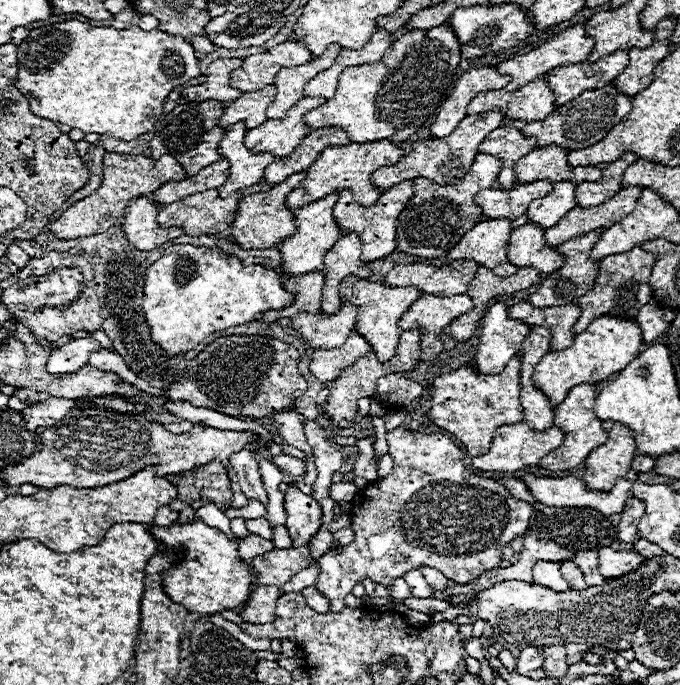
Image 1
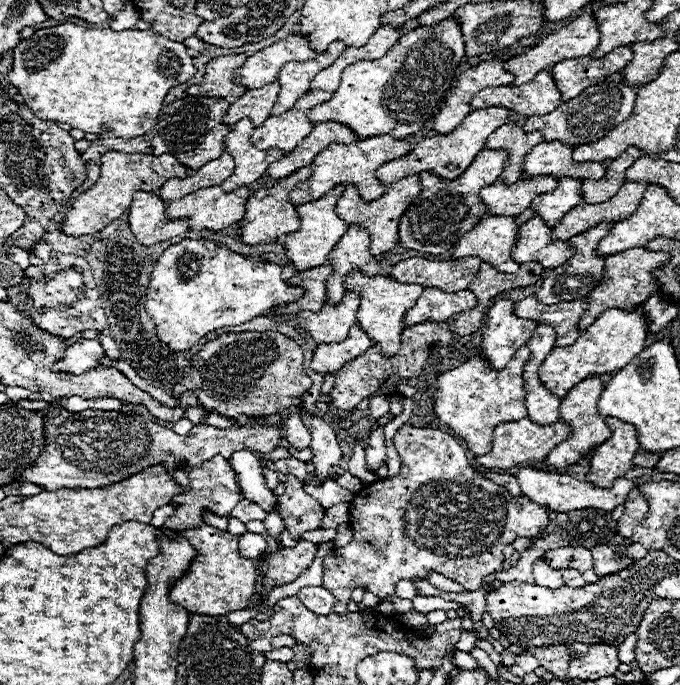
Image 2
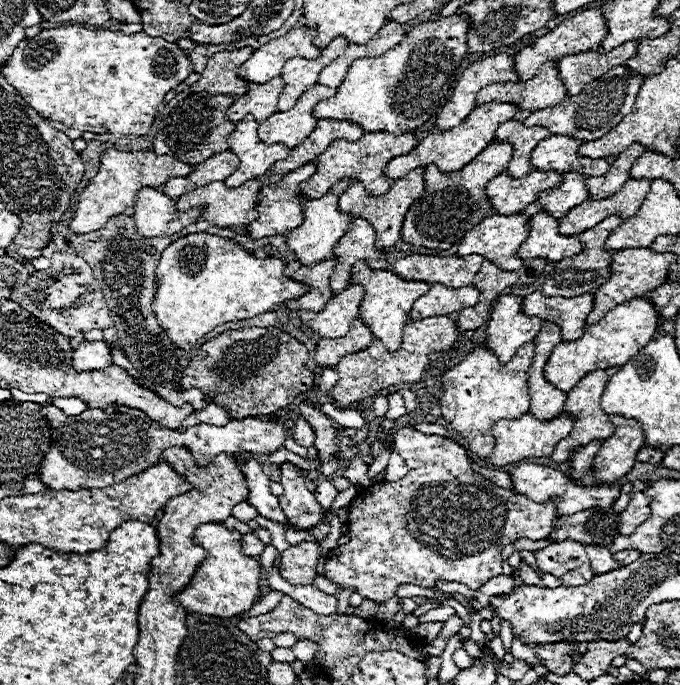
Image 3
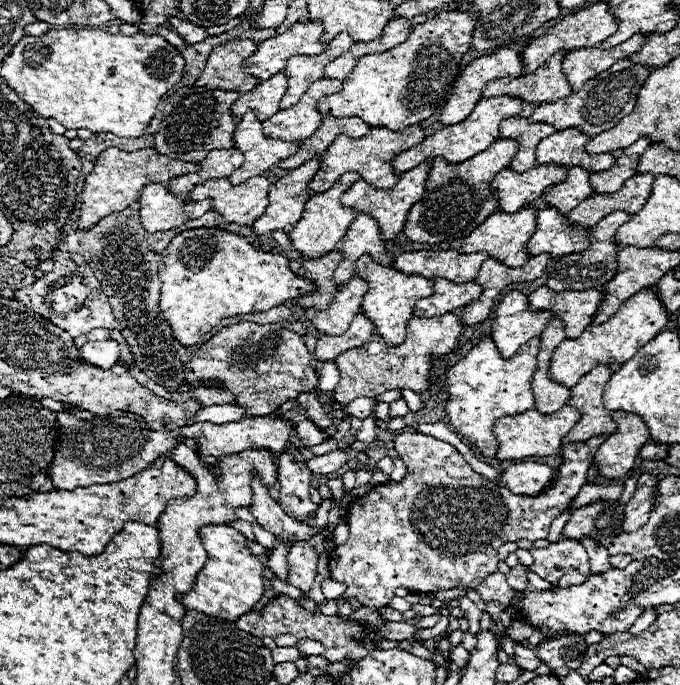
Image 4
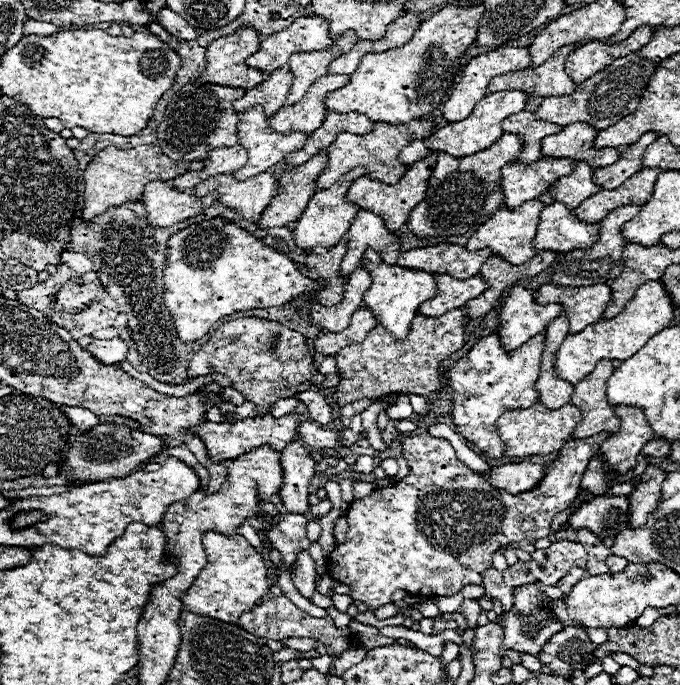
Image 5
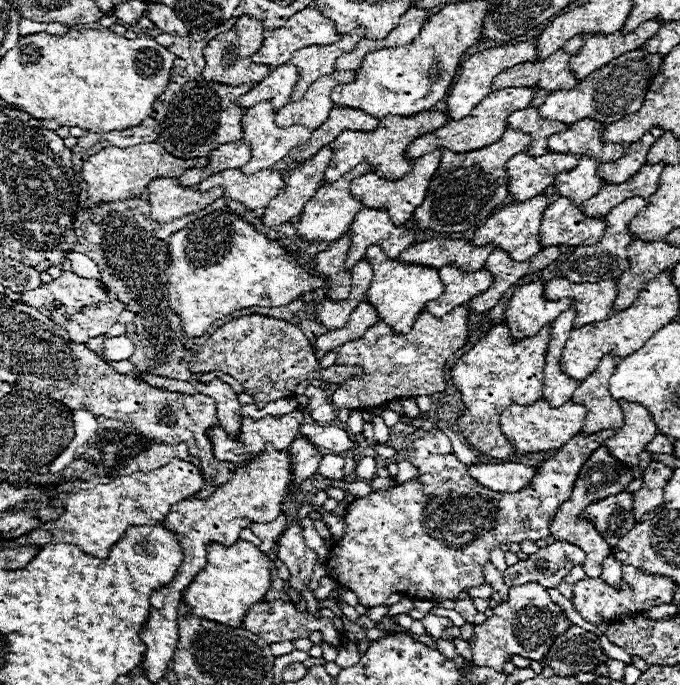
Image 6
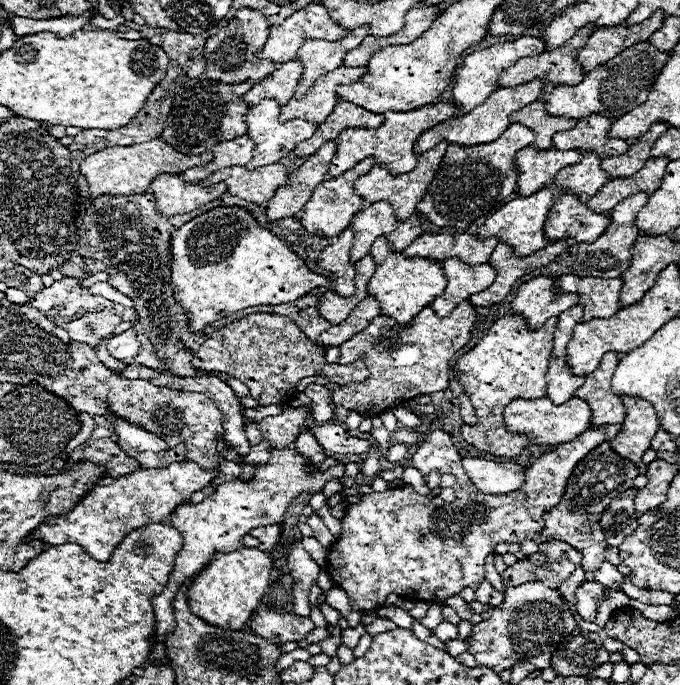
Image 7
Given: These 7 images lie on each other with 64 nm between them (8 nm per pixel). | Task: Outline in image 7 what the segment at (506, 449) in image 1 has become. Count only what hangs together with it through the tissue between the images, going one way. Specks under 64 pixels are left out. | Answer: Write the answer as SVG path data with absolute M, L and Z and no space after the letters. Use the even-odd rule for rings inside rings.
M542 396L536 400L510 402L504 410L504 424L510 434L526 434L530 438L530 444L534 444L534 446L540 446L540 444L558 446L558 444L570 442L578 434L586 432L590 428L590 416L592 416L592 412L584 400L570 398L566 404L556 406L556 404L552 404L552 400L548 396Z

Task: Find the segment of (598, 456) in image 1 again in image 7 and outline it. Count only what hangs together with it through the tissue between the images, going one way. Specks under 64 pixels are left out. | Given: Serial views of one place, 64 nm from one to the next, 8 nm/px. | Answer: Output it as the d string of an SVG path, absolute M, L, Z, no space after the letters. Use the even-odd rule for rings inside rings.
M622 396L622 404L626 408L626 420L620 434L610 440L610 446L616 454L636 464L650 448L650 442L658 430L658 418L652 406L644 400Z

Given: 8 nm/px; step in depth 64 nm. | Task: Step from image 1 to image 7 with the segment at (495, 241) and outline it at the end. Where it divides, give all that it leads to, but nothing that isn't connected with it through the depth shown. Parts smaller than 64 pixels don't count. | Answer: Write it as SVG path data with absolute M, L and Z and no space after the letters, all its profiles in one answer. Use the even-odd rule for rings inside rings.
M544 188L532 196L526 196L526 198L514 198L508 204L504 204L500 210L496 210L492 216L488 216L476 236L478 238L496 236L500 242L512 246L512 250L518 258L534 254L536 250L542 250L548 244L548 240L544 236L544 222L546 222L546 214L552 208L552 204L554 204L554 200L552 200L552 192L548 188Z

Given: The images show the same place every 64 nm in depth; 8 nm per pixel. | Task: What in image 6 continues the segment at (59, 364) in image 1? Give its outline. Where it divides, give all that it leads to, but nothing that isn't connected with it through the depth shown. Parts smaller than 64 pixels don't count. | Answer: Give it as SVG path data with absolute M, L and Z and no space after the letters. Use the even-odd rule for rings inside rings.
M126 336L108 338L108 340L104 340L102 348L104 348L104 360L112 360L112 362L128 360L132 356L132 352L134 352L134 344Z

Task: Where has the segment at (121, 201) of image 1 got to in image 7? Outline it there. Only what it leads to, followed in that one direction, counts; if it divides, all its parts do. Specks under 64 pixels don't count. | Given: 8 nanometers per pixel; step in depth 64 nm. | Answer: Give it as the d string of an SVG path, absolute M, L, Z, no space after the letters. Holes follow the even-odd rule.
M154 138L144 144L134 146L108 146L92 156L88 156L80 164L80 174L88 180L90 196L98 198L102 194L110 196L134 196L148 192L150 182L160 174L182 174L188 170L188 166L204 166L212 158L210 152L204 152L200 156L184 156L176 150L172 150L166 142Z

